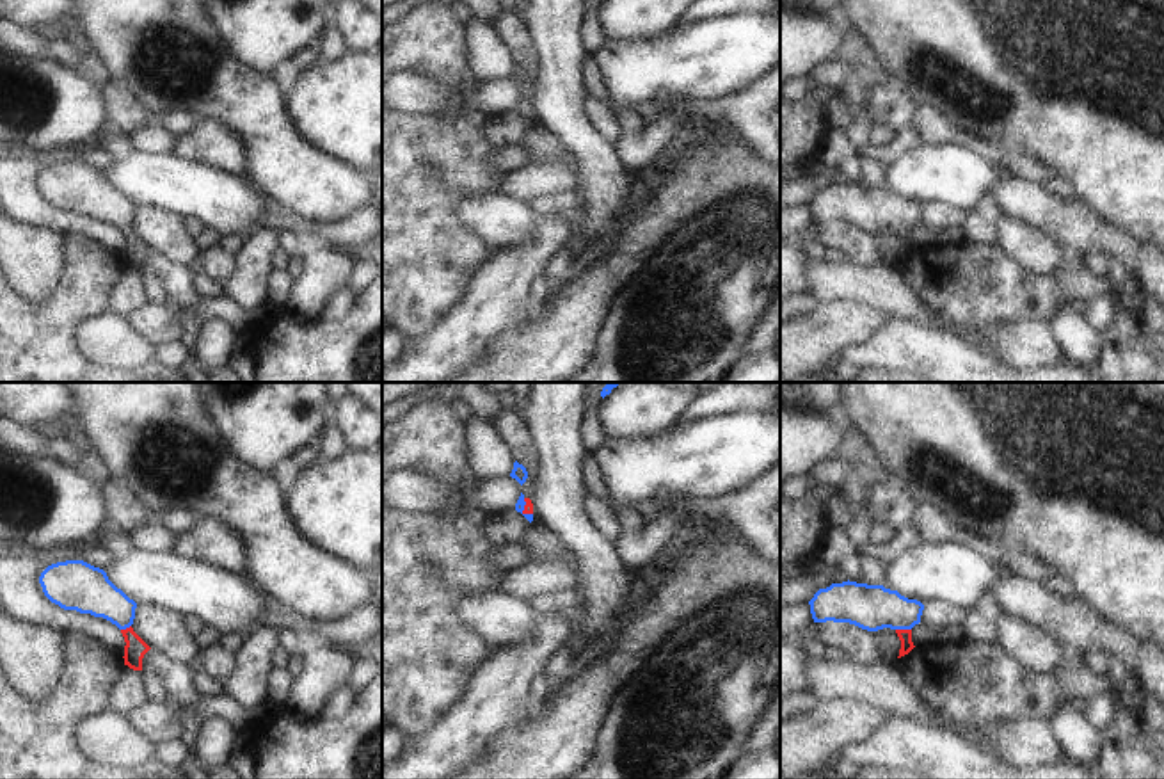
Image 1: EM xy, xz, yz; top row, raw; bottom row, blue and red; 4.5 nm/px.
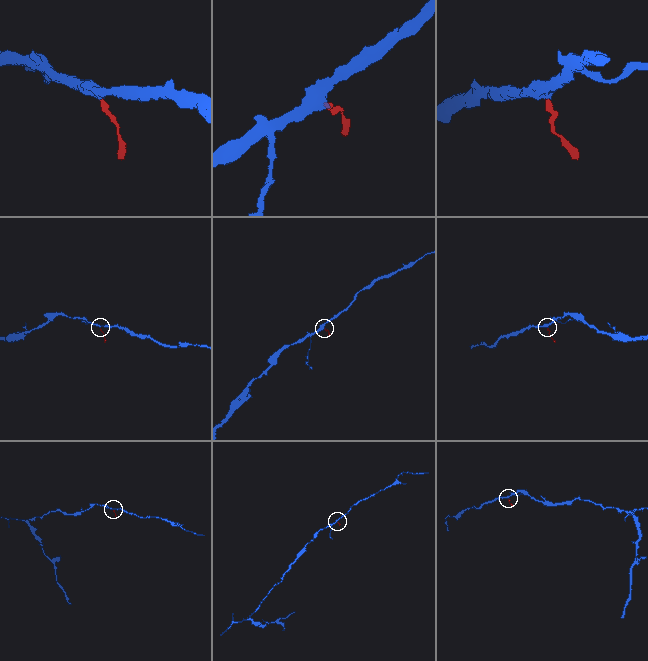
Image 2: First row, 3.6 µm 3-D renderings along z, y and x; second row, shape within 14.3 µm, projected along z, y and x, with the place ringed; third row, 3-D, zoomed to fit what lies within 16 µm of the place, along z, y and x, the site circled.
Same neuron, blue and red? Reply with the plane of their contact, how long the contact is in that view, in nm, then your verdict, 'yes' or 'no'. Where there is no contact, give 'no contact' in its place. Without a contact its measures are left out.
contact in yz; length 70 nm; yes

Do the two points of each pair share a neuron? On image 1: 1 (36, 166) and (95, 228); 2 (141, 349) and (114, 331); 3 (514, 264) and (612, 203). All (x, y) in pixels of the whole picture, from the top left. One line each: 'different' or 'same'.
1: same
2: same
3: different

